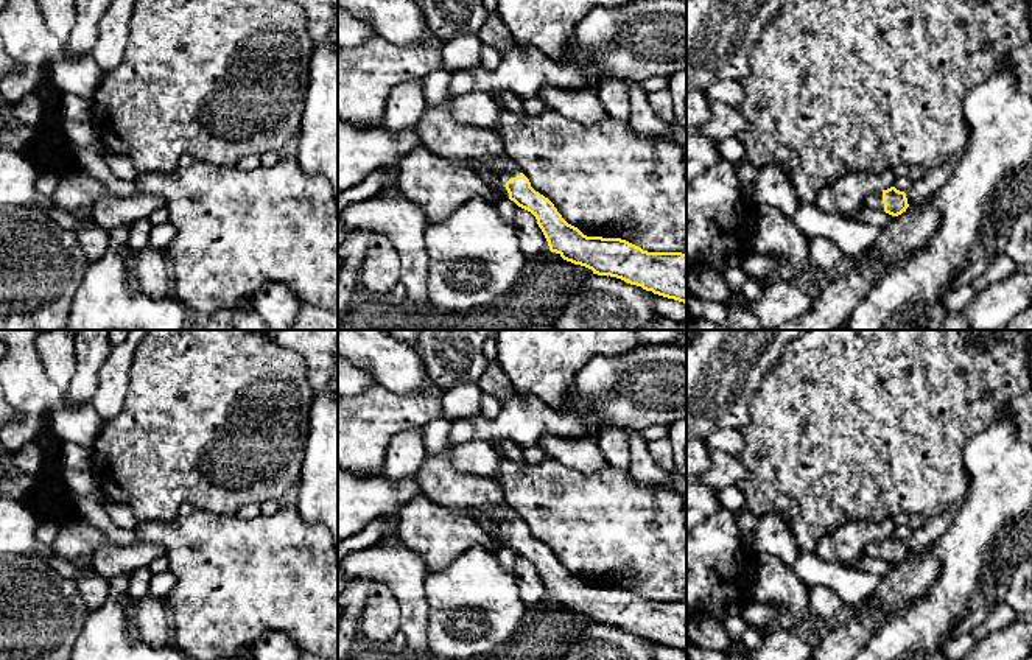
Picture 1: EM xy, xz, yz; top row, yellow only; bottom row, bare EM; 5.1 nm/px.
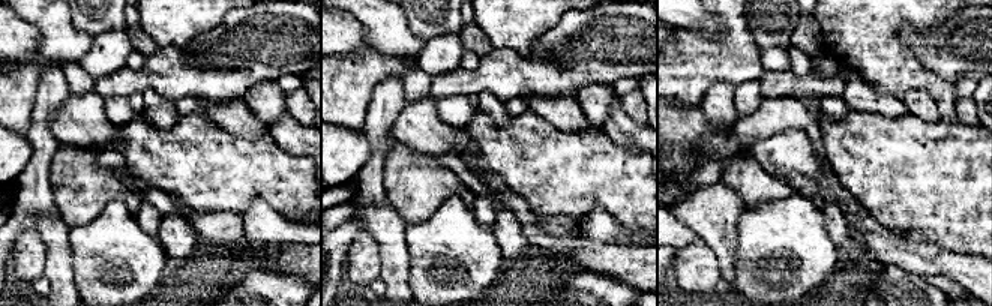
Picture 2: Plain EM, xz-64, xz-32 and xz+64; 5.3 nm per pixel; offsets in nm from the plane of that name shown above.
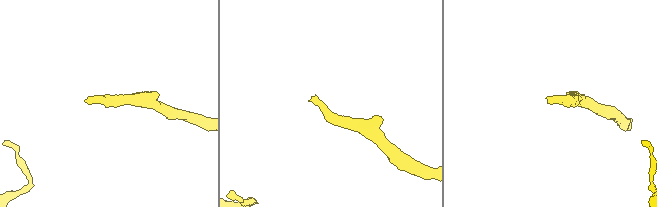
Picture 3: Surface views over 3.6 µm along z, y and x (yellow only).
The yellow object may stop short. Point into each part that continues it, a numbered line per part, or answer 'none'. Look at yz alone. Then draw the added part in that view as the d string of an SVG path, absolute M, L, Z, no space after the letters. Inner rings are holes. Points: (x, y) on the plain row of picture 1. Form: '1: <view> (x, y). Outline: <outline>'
1: yz (874, 550). Outline: M883 540L867 545L865 556L875 559L884 559Z

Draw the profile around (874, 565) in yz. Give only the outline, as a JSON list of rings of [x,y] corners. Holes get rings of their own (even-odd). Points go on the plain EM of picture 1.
[[[867,556],[856,560],[855,563],[848,567],[858,571],[869,571],[879,576],[887,574],[893,568],[893,565],[886,562],[884,559],[875,559],[875,557],[867,557]]]

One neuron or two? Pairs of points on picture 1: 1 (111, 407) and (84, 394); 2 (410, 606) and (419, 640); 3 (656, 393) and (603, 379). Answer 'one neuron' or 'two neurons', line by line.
1: two neurons
2: one neuron
3: one neuron

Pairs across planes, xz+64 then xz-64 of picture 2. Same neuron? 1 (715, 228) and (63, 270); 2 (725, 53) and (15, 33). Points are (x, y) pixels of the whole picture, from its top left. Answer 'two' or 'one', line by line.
1: one
2: two

